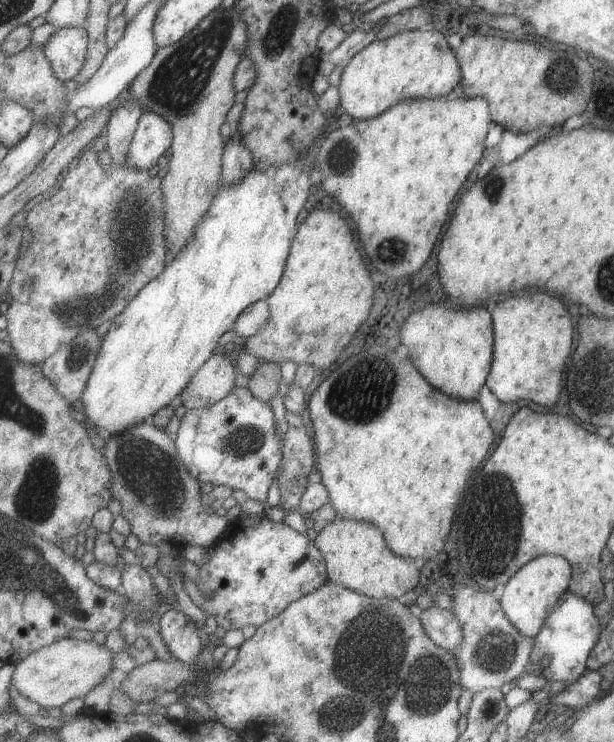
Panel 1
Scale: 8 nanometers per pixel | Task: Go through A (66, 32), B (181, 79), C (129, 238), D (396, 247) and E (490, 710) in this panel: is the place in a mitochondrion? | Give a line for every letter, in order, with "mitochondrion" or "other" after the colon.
A: other
B: mitochondrion
C: mitochondrion
D: mitochondrion
E: other

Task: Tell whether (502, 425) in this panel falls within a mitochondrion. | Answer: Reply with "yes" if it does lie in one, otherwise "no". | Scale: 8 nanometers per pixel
no

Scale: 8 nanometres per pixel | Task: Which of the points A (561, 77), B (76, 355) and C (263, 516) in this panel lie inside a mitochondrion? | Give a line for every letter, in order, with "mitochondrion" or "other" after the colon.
A: mitochondrion
B: mitochondrion
C: other

